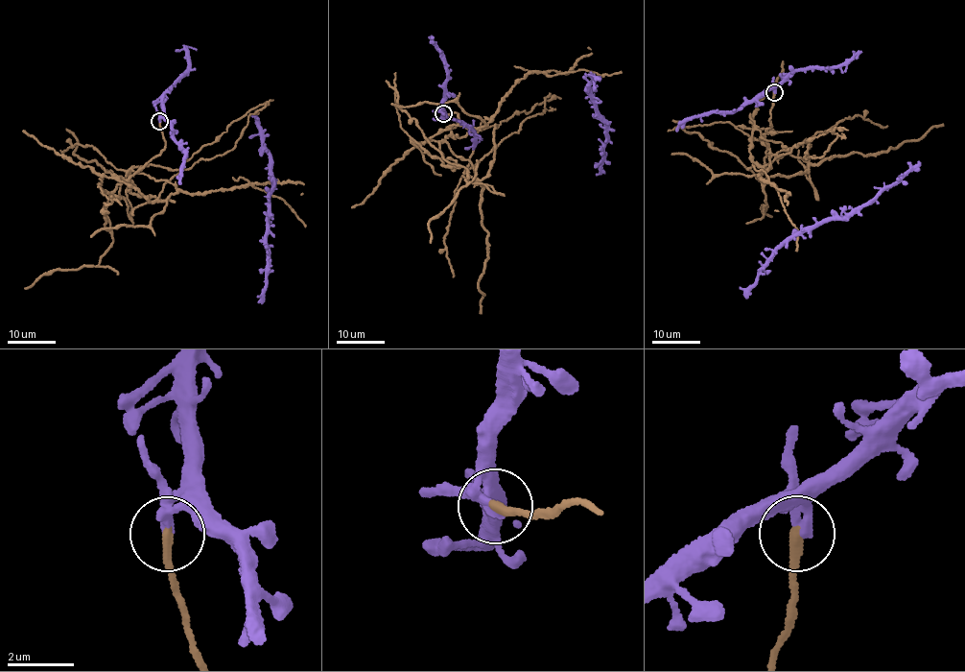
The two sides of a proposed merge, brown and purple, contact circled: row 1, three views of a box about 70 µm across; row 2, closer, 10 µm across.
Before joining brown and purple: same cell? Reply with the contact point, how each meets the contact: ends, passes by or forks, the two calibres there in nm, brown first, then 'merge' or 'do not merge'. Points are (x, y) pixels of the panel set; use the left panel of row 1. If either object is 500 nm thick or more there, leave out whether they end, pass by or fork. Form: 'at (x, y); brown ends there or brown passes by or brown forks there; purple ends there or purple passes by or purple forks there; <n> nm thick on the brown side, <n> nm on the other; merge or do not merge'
at (159, 121); brown ends there; purple ends there; 320 nm thick on the brown side, 340 nm on the other; do not merge

